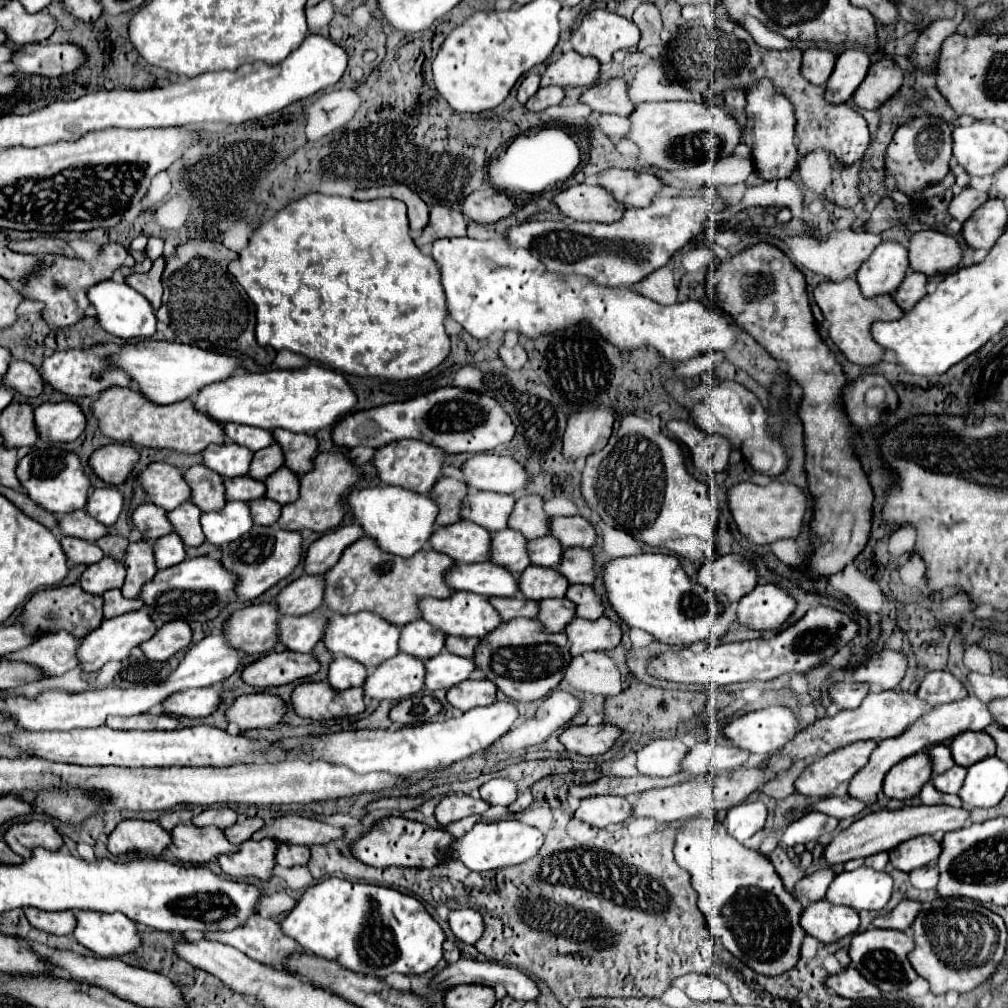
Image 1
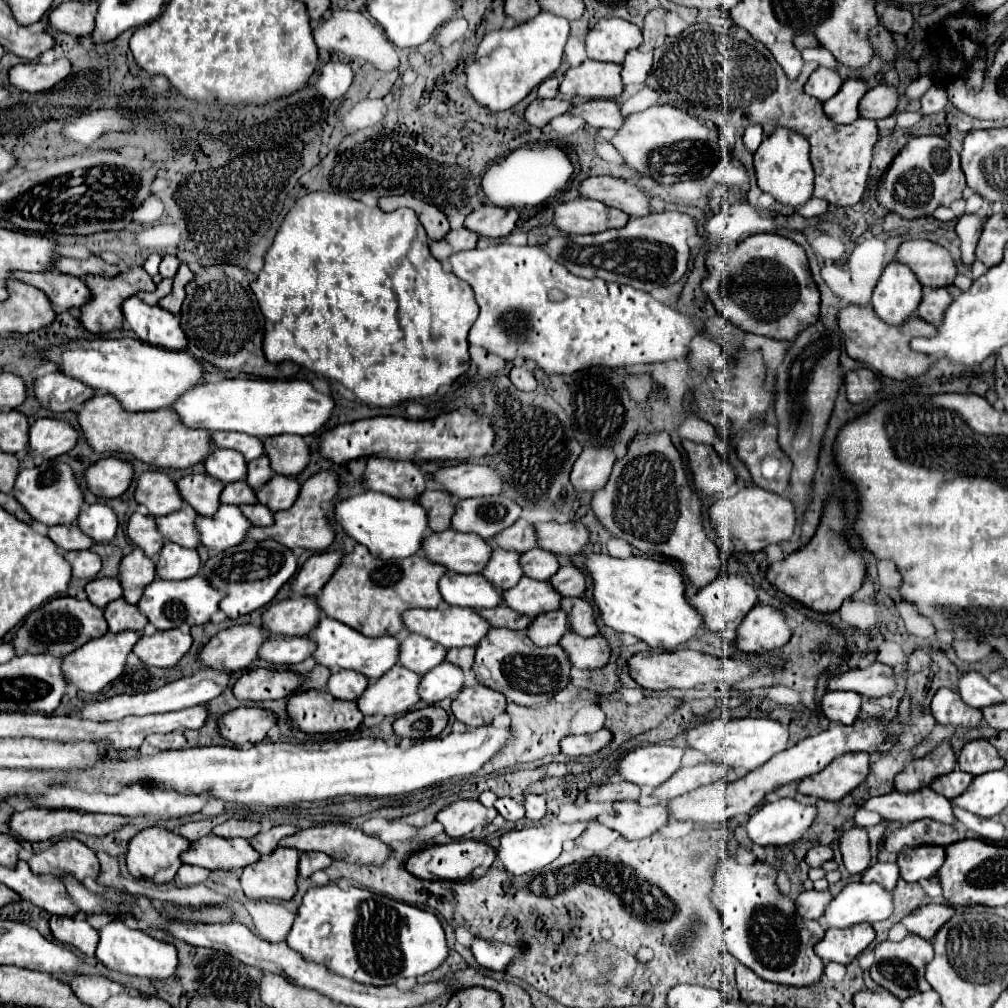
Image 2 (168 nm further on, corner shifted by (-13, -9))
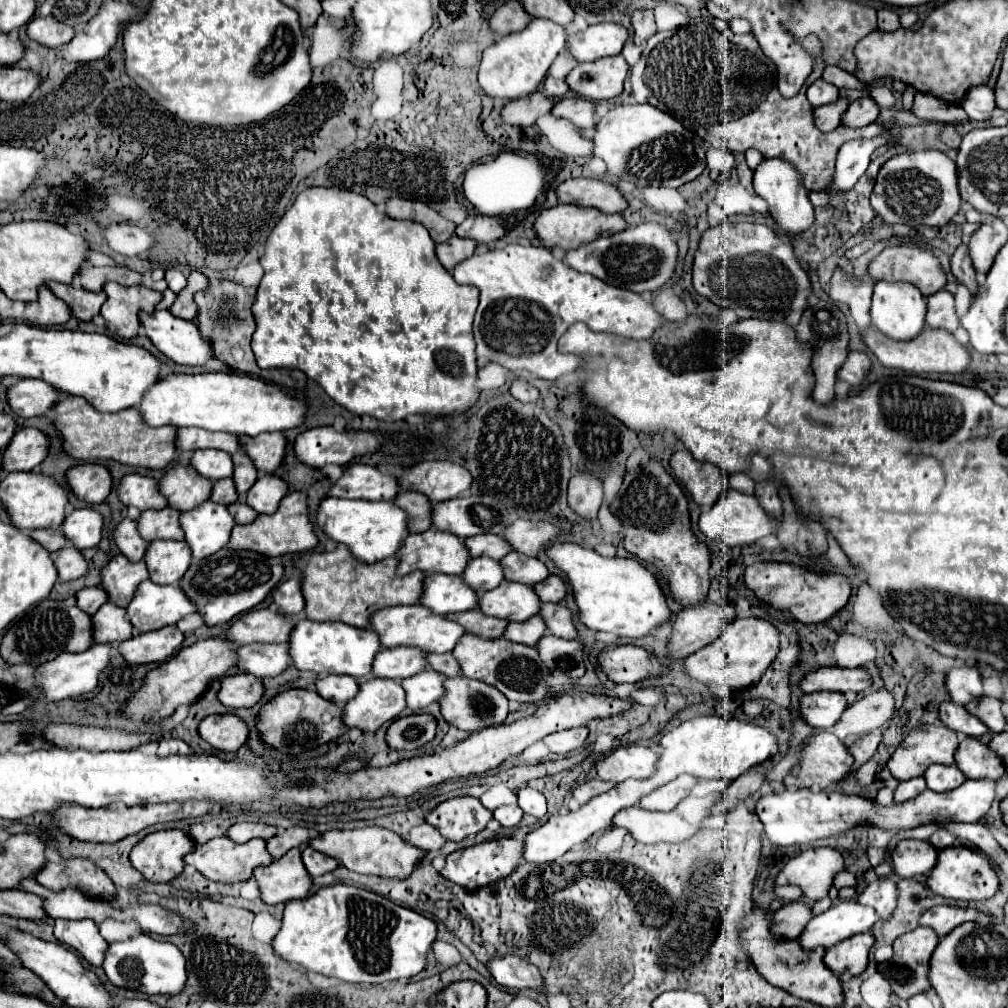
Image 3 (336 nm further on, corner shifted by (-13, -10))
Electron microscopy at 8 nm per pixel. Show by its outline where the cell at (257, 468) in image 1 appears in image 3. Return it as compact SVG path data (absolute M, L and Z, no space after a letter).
M239 451L239 455L233 455L233 463L235 463L235 475L233 475L235 489L239 493L239 499L243 501L245 493L257 481L257 469L255 469L253 461L245 453L241 453L241 451Z

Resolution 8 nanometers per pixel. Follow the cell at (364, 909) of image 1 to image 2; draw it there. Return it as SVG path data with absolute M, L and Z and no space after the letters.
M355 886L309 888L287 936L287 944L303 958L325 964L339 976L375 986L395 984L395 978L423 976L437 970L449 956L443 926L433 912Z

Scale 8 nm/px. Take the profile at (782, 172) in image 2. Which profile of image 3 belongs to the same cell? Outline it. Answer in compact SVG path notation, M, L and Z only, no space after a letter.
M765 159L755 171L753 187L755 187L755 193L767 201L769 215L783 231L791 235L799 235L813 225L813 205L807 197L809 191L803 187L801 177L791 163L785 163L783 159Z

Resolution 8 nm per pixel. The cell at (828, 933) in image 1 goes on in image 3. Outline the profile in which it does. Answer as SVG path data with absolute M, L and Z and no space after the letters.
M869 933L853 935L851 939L845 939L843 943L837 943L827 949L825 965L837 975L861 975L867 969L869 949L873 947L873 941L875 939Z

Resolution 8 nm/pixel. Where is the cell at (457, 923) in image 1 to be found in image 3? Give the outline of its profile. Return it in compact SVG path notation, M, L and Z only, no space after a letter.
M507 955L501 959L495 957L487 963L487 967L501 987L537 989L537 991L543 991L543 987L545 987L543 977L539 975L539 969L525 959L519 959L517 955Z

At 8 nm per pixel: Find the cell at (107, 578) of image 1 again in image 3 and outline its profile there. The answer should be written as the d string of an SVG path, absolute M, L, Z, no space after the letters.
M89 587L89 589L81 589L77 593L77 607L81 611L85 611L87 615L97 613L97 609L107 603L107 593L101 587Z

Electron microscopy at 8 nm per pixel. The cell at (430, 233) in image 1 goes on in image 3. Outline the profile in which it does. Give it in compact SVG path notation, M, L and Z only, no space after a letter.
M453 235L449 241L437 245L437 257L441 261L441 265L451 273L453 267L465 259L469 259L475 251L475 241L471 239L459 239L457 235Z

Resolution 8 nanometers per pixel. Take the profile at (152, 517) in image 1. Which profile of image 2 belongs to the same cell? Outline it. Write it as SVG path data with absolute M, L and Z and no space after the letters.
M135 512L129 518L129 526L127 526L127 534L129 538L151 558L155 560L159 550L165 544L165 538L159 534L157 522L153 516L143 516L139 512Z

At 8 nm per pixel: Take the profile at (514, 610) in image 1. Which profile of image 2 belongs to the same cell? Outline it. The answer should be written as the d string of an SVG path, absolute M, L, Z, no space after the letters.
M495 606L489 610L479 610L479 614L491 622L495 628L511 628L511 630L527 630L533 622L531 616L523 616L509 606Z

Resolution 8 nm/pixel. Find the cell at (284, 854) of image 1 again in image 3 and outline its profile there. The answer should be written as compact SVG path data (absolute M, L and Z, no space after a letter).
M309 845L303 849L303 863L305 863L305 867L307 867L307 871L309 871L311 877L325 875L325 873L335 871L335 869L339 867L339 861L337 861L337 859L327 857L327 855L315 851L315 849L309 847Z

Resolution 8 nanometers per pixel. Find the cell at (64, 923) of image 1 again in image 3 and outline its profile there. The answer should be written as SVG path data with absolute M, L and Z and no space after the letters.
M55 919L55 937L57 941L79 951L91 965L101 967L109 943L99 935L97 925L91 919L67 921Z

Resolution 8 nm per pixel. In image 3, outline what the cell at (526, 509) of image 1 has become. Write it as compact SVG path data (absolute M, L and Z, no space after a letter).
M489 533L475 535L475 537L467 537L463 543L469 549L469 555L473 555L473 557L485 555L485 557L491 557L495 561L503 559L511 551L511 547L507 547L509 543L503 537L489 535Z

